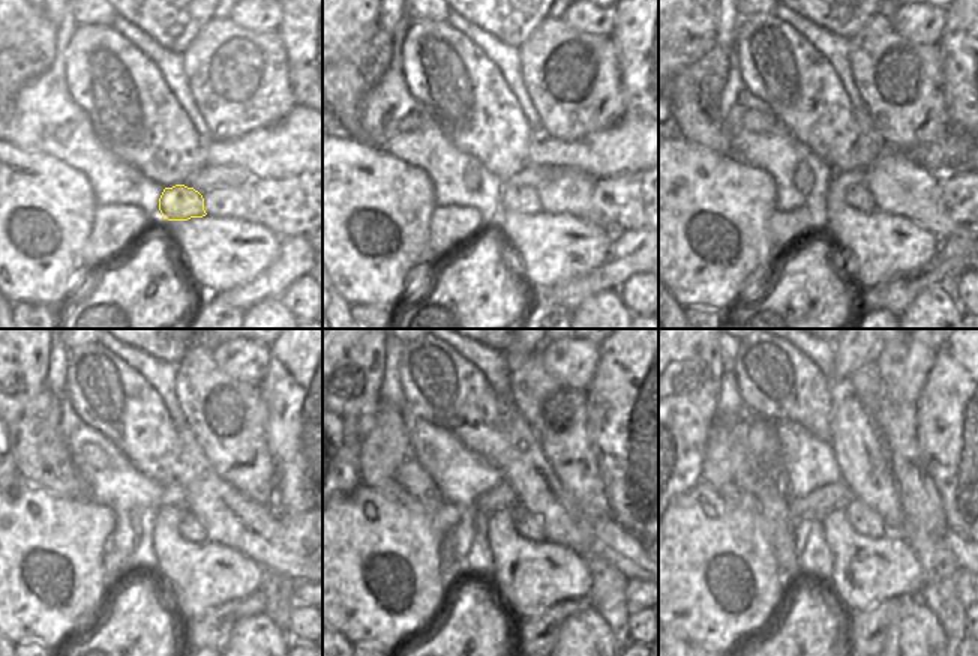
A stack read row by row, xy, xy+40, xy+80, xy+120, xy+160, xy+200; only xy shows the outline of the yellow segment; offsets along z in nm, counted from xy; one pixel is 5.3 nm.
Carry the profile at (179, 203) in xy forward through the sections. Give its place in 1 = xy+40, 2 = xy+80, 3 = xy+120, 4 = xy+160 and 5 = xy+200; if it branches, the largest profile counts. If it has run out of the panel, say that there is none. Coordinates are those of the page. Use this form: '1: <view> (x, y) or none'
1: xy+40 (521, 200)
2: xy+80 (858, 197)
3: xy+120 (191, 529)
4: xy+160 (527, 524)
5: xy+200 (864, 520)

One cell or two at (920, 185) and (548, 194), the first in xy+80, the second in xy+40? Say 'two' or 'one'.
one

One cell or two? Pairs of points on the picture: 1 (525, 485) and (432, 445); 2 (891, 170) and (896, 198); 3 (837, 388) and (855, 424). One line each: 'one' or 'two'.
1: two
2: one
3: two

